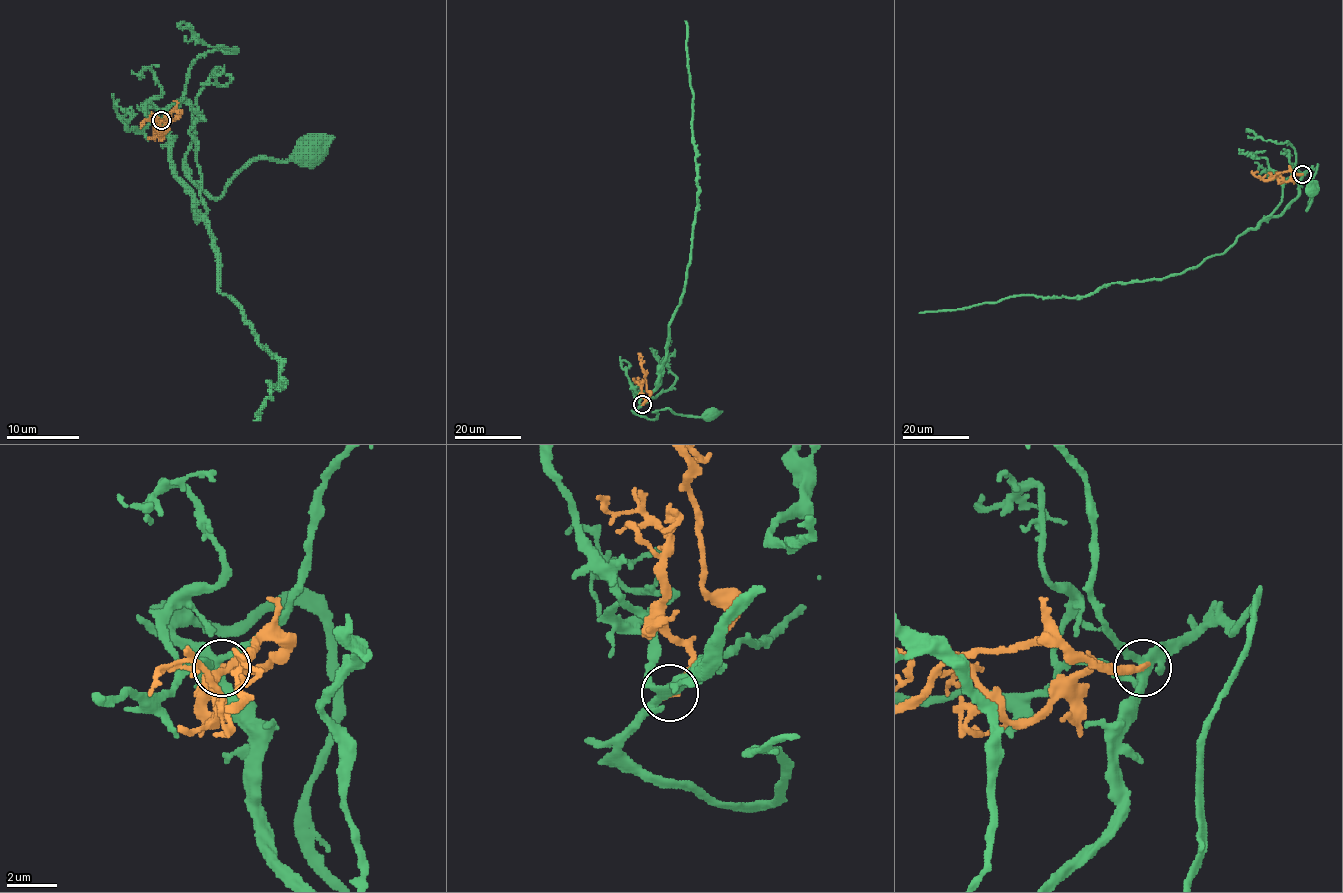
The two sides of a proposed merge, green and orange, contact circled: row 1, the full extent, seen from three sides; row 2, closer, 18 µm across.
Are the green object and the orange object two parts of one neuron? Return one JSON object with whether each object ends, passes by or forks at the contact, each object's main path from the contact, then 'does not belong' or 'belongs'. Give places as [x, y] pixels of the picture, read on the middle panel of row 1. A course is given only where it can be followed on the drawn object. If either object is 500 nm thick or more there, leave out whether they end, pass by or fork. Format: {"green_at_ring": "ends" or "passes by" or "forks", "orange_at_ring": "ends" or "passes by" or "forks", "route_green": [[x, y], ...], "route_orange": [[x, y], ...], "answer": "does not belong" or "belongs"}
{"green_at_ring": "forks", "orange_at_ring": "ends", "route_green": [[642, 404], [636, 411], [649, 419], [656, 418], [654, 412], [666, 408], [677, 414], [709, 414]], "route_orange": [[642, 404], [649, 392], [640, 355], [638, 360]], "answer": "does not belong"}

